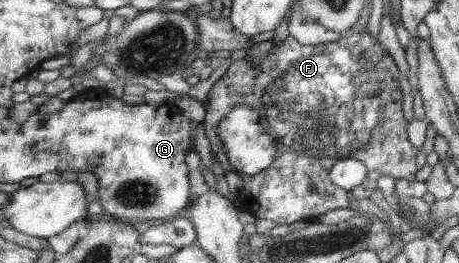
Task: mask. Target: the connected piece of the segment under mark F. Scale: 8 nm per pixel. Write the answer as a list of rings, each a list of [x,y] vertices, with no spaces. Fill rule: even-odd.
[[[367,27],[363,31],[352,30],[342,35],[340,41],[324,45],[302,45],[297,38],[288,35],[280,46],[274,46],[268,56],[256,66],[243,58],[234,61],[213,85],[209,95],[203,127],[206,137],[212,139],[212,149],[220,155],[218,159],[222,161],[222,167],[228,172],[234,172],[218,129],[224,117],[240,104],[250,104],[260,110],[264,125],[269,128],[278,145],[276,160],[267,171],[254,176],[238,173],[243,181],[243,188],[238,193],[236,202],[238,209],[251,213],[255,218],[270,219],[277,225],[290,225],[306,218],[317,219],[334,209],[348,208],[348,196],[369,199],[370,192],[378,187],[378,178],[382,174],[414,182],[418,171],[416,156],[419,147],[409,141],[406,115],[402,111],[404,95],[398,81],[400,74],[402,72],[393,64],[386,47],[378,42],[378,37],[371,36]],[[344,159],[362,161],[369,170],[364,183],[350,192],[337,187],[330,178],[334,165]]]

